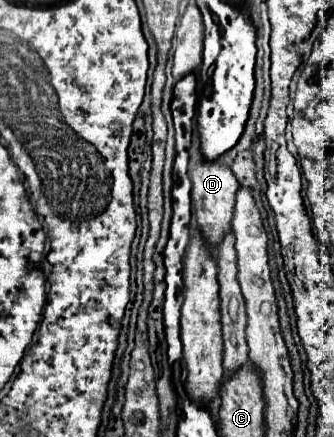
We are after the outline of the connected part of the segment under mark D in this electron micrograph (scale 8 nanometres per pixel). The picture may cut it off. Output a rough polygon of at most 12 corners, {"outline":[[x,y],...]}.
{"outline":[[196,125],[188,175],[196,223],[210,245],[232,229],[240,183],[202,157]]}

